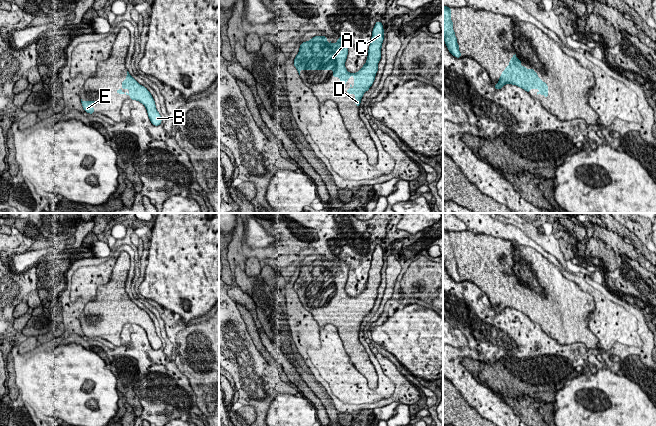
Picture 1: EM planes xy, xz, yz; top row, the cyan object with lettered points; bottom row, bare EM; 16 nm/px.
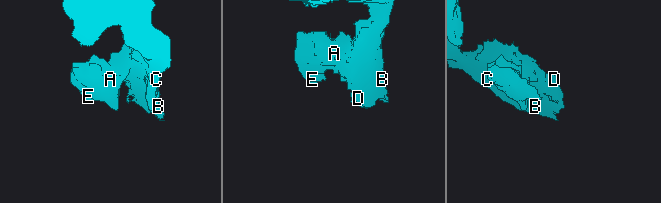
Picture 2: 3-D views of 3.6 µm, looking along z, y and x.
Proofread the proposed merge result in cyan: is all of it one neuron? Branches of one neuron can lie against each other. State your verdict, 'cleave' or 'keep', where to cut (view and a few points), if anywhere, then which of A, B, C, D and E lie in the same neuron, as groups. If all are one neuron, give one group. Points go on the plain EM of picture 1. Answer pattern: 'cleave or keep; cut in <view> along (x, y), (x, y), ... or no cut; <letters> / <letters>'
keep; no cut; A B C D E

